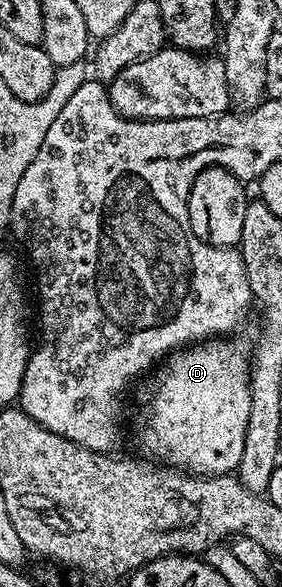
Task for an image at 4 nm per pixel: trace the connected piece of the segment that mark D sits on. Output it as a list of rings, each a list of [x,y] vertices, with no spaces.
[[[208,339],[192,343],[162,362],[161,368],[154,374],[155,390],[147,405],[147,418],[139,429],[139,441],[147,448],[151,456],[148,458],[164,466],[205,477],[231,475],[238,470],[241,451],[245,447],[245,427],[249,423],[251,359],[231,341]]]

